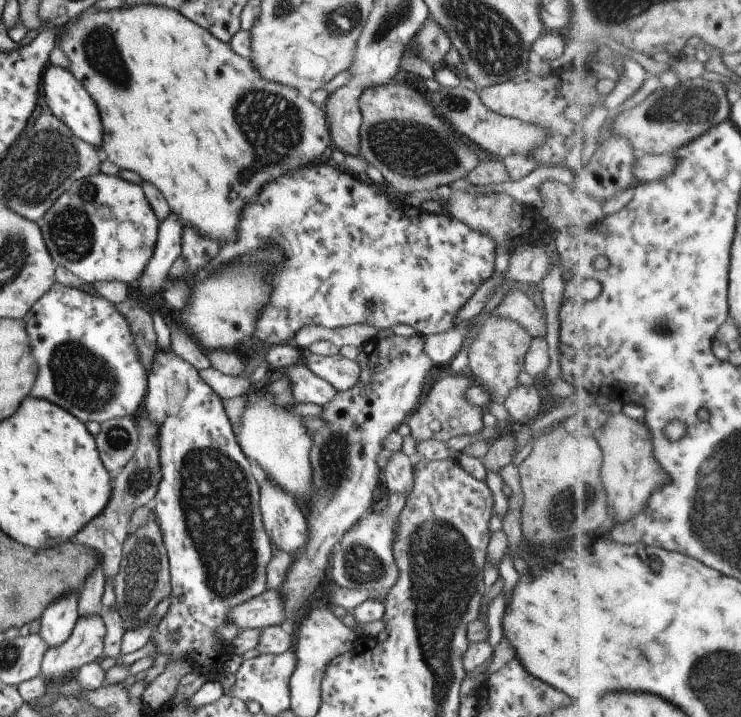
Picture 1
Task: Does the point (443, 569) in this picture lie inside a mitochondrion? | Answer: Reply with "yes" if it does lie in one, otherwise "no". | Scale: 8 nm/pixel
yes

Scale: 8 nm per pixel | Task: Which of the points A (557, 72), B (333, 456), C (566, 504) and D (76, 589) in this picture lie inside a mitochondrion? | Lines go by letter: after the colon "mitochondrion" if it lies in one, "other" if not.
A: other
B: mitochondrion
C: mitochondrion
D: other

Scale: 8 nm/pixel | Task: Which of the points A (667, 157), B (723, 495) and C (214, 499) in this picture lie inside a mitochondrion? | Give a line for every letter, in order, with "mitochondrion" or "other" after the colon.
A: other
B: mitochondrion
C: mitochondrion

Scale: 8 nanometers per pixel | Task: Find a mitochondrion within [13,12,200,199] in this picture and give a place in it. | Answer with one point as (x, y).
(99, 47)

